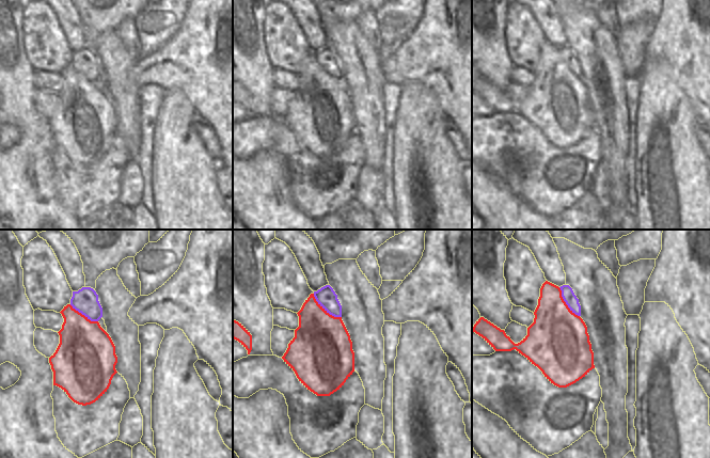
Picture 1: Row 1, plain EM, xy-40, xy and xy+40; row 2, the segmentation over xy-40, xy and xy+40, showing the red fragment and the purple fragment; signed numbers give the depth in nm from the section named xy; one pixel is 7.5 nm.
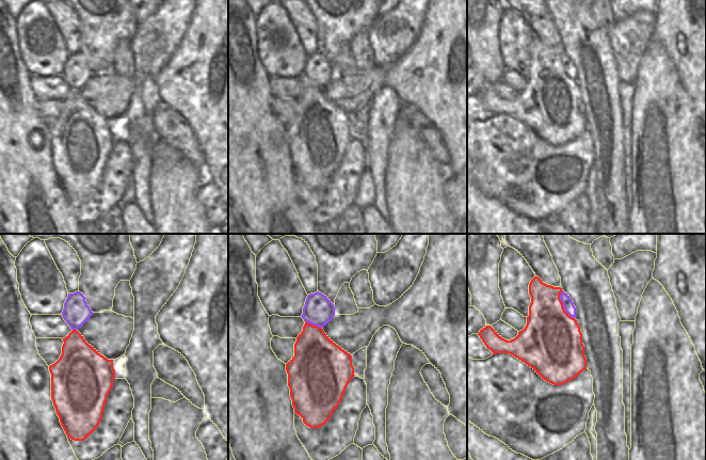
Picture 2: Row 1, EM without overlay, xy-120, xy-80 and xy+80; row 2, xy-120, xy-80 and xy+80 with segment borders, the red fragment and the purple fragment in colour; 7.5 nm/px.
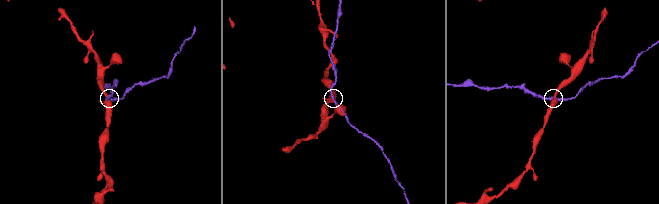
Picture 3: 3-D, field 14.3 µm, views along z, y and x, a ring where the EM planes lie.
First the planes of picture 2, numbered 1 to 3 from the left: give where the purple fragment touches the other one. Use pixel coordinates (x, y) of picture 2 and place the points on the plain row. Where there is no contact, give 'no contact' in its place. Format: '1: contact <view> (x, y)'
1: contact xy-120 (75, 91)
2: contact xy-80 (311, 85)
3: contact xy+80 (562, 66)

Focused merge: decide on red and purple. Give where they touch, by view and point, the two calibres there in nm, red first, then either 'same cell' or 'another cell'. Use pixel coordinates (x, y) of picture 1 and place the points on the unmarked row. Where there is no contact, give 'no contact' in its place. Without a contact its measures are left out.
xy (326, 72) | 420/150 nm | another cell

